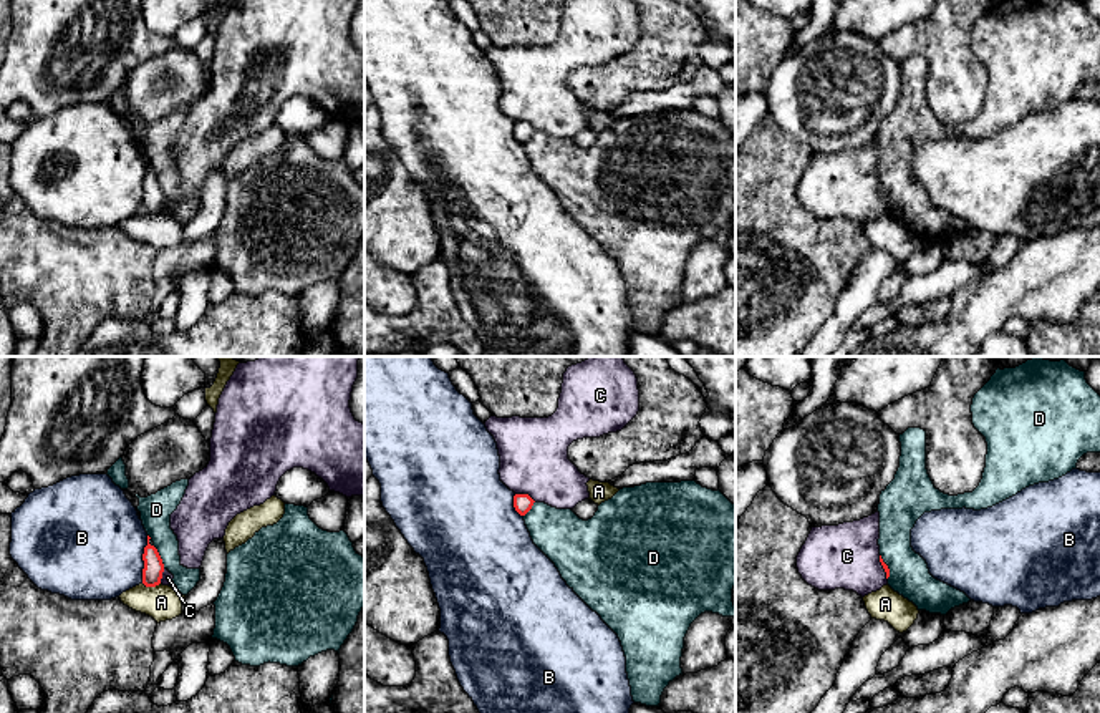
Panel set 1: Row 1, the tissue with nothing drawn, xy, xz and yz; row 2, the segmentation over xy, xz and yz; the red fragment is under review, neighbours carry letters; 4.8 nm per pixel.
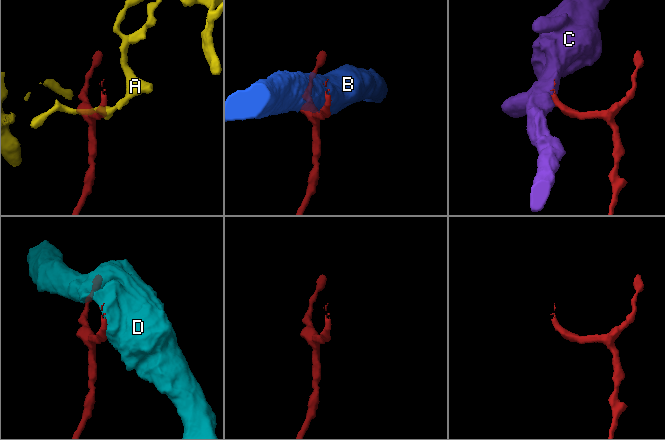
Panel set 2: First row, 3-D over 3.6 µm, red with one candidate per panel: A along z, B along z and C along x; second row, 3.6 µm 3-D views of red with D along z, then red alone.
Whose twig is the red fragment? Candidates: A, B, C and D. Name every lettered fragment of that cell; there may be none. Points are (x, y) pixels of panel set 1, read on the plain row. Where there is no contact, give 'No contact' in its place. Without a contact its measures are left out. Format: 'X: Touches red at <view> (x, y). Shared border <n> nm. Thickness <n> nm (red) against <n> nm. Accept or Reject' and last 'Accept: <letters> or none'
A: Touches red at xy (151, 214). Shared border 90 nm. Thickness 100 nm (red) against 170 nm. Reject
B: Touches red at xy (143, 188). Shared border 240 nm. Thickness 100 nm (red) against 480 nm. Reject
C: Touches red at xz (525, 123). Shared border 110 nm. Thickness 90 nm (red) against 340 nm. Reject
D: Touches red at xy (159, 186). Shared border 130 nm. Thickness 100 nm (red) against 150 nm. Reject
Accept: none

